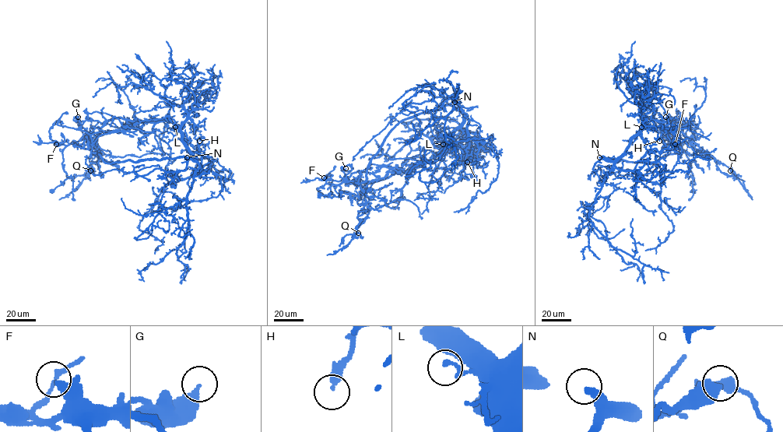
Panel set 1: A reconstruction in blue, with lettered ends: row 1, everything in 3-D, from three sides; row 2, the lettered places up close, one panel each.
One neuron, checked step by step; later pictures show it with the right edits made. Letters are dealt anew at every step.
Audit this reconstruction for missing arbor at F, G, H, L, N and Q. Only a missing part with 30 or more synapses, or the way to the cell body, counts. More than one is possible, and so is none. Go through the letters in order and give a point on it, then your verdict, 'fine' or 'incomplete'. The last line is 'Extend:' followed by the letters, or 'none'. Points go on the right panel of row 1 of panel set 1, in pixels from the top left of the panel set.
F: at (675, 144); fine
G: at (665, 117); incomplete
H: at (659, 141); fine
L: at (641, 127); fine
N: at (599, 157); incomplete
Q: at (730, 170); fine
Extend: G, N

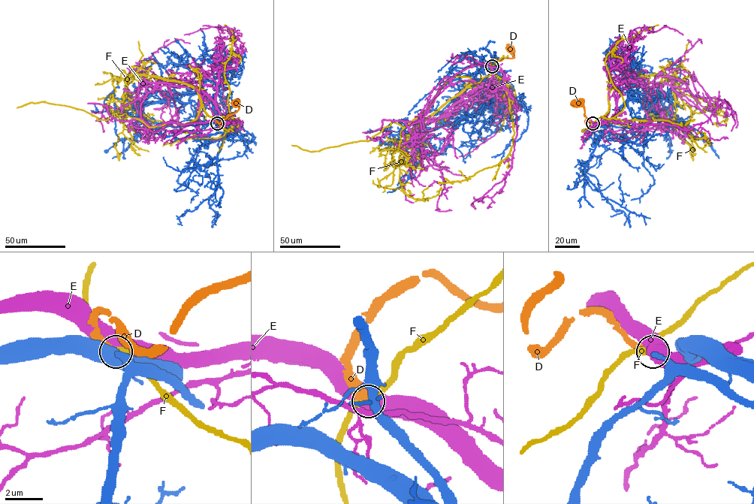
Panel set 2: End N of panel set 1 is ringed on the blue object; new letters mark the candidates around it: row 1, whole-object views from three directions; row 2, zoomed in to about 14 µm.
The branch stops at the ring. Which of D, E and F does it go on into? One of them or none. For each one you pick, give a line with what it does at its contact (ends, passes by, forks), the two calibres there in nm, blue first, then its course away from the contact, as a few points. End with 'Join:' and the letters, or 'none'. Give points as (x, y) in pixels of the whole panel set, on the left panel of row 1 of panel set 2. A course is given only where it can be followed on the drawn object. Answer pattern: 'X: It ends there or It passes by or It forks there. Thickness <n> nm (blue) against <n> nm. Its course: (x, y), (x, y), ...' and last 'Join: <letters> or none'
D: It ends there. Thickness 320 nm (blue) against 380 nm. Its course: (217, 123), (216, 121), (220, 122), (237, 110), (239, 107), (236, 103)
Join: D

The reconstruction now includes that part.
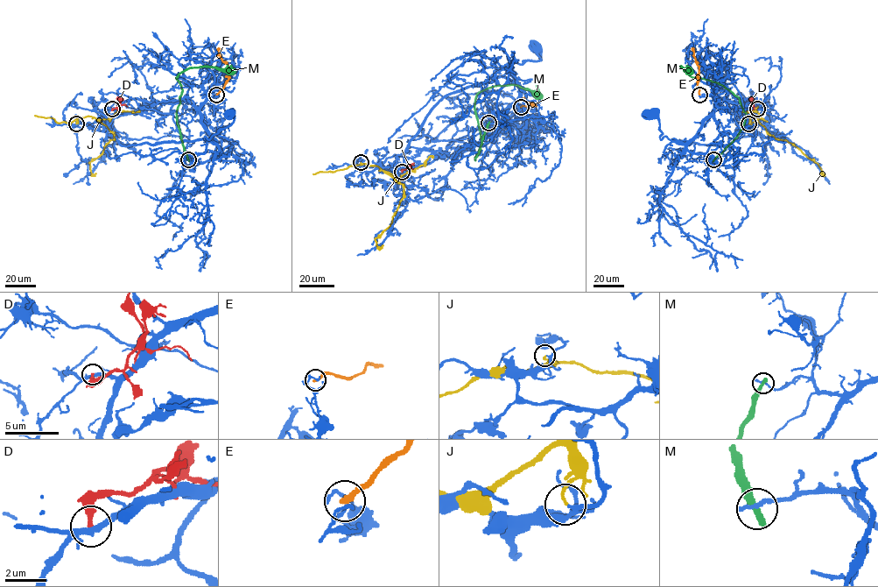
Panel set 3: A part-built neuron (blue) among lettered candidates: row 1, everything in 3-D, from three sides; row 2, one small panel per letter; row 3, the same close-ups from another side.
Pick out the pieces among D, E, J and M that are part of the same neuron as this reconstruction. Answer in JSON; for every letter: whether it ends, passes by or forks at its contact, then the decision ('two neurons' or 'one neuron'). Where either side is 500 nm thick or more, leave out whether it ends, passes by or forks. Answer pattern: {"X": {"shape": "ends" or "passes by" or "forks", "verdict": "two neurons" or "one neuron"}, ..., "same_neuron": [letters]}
{"D": {"shape": "ends", "verdict": "two neurons"}, "E": {"shape": "ends", "verdict": "two neurons"}, "J": {"shape": "ends", "verdict": "two neurons"}, "M": {"shape": "ends", "verdict": "two neurons"}, "same_neuron": []}

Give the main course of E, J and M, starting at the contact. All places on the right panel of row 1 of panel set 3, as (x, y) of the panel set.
E: (699, 95), (698, 67), (692, 48)
J: (748, 123), (752, 116), (776, 138), (792, 143), (818, 165), (821, 173)
M: (713, 159), (737, 137), (746, 113), (740, 98), (729, 89), (716, 82), (692, 77), (680, 67), (692, 72)

